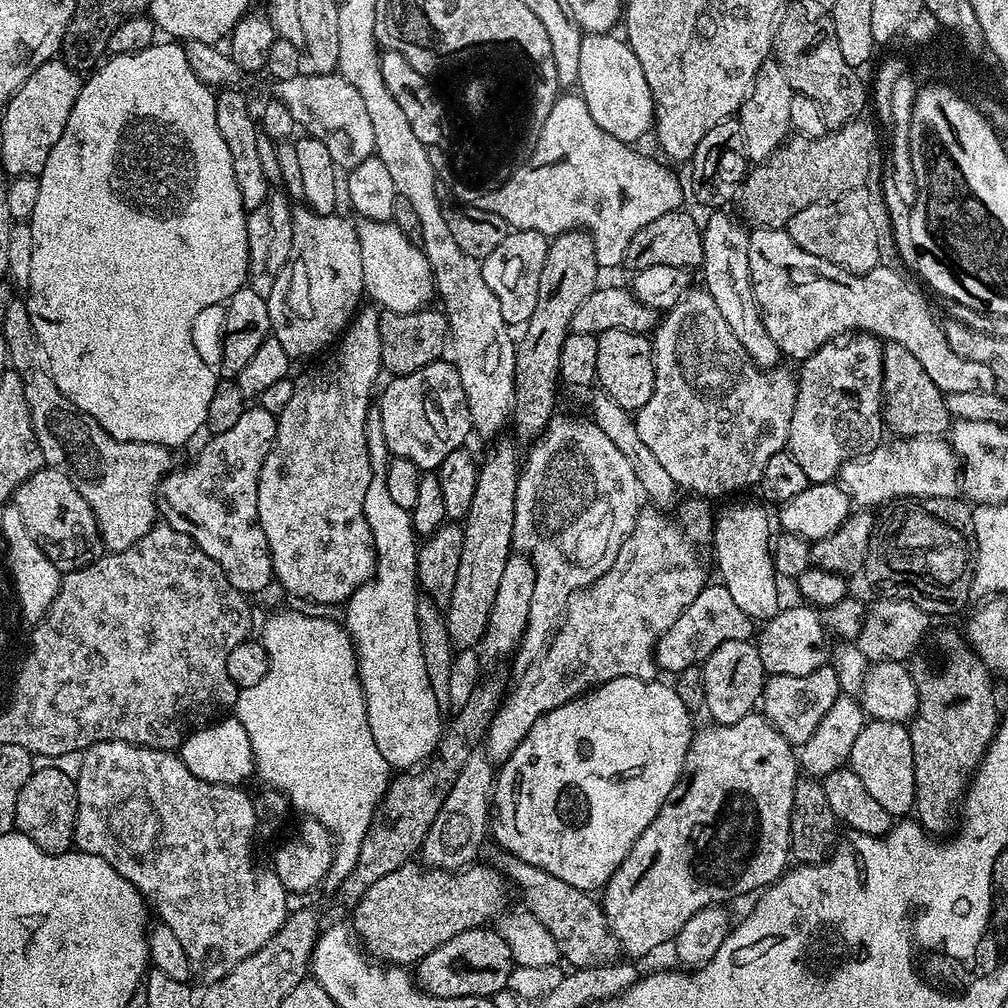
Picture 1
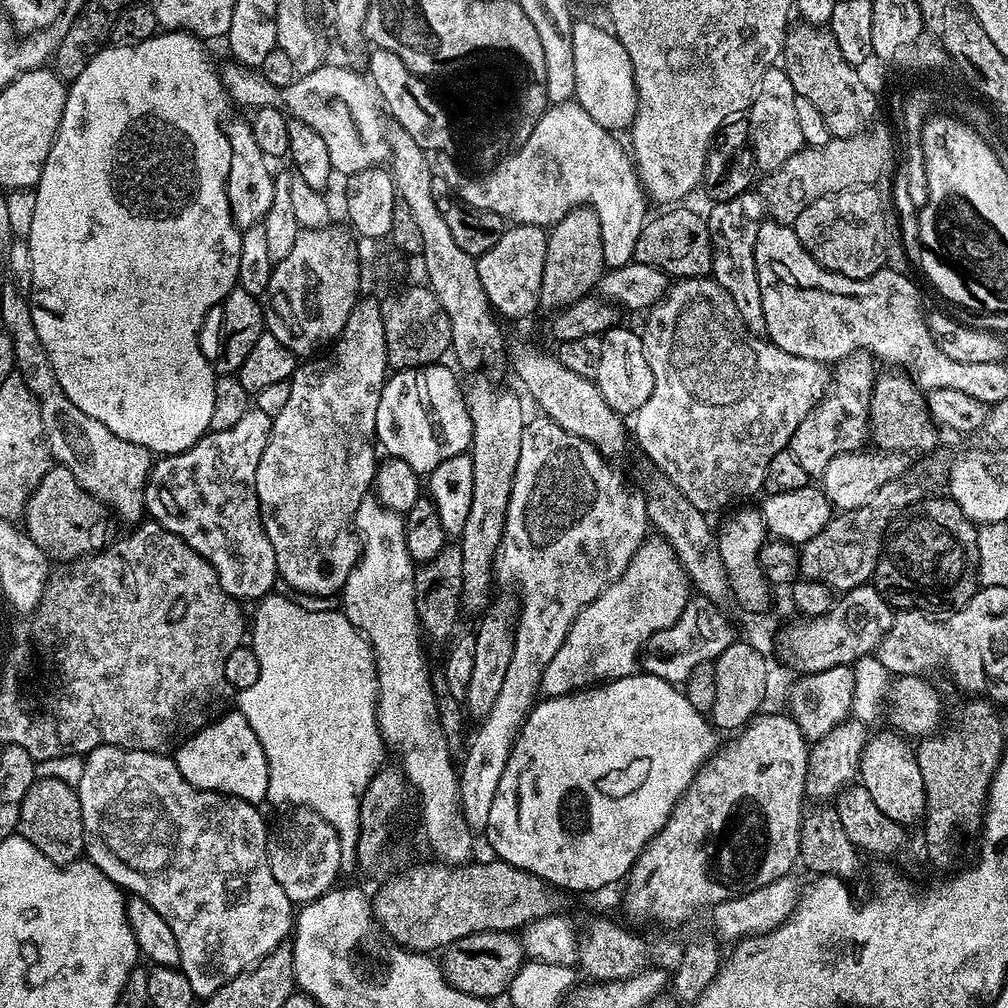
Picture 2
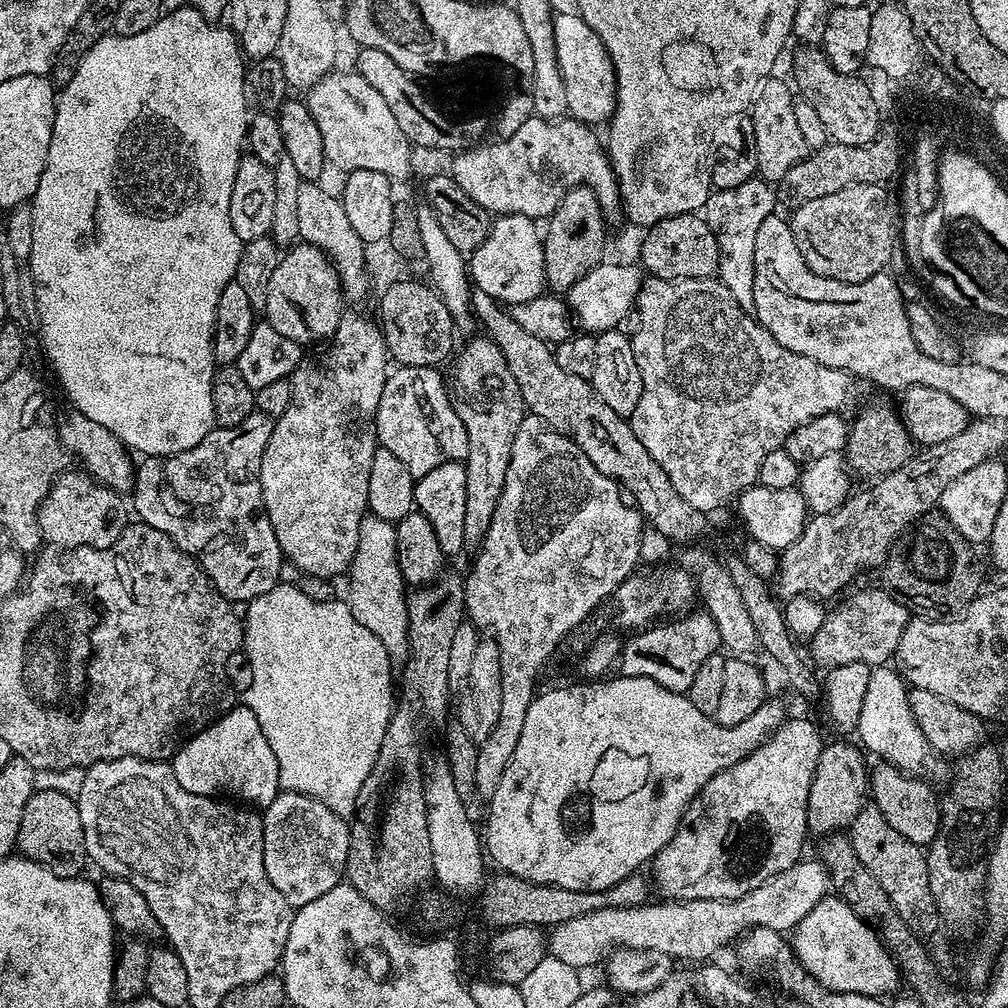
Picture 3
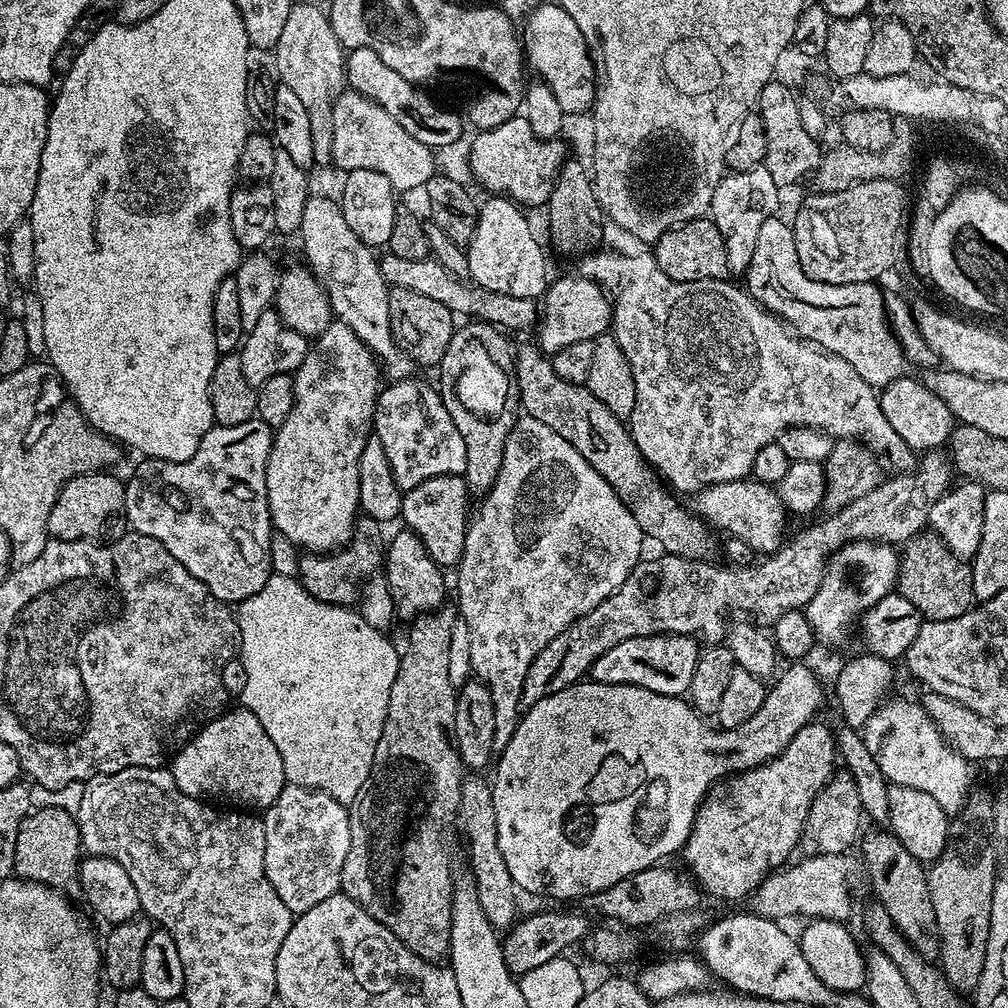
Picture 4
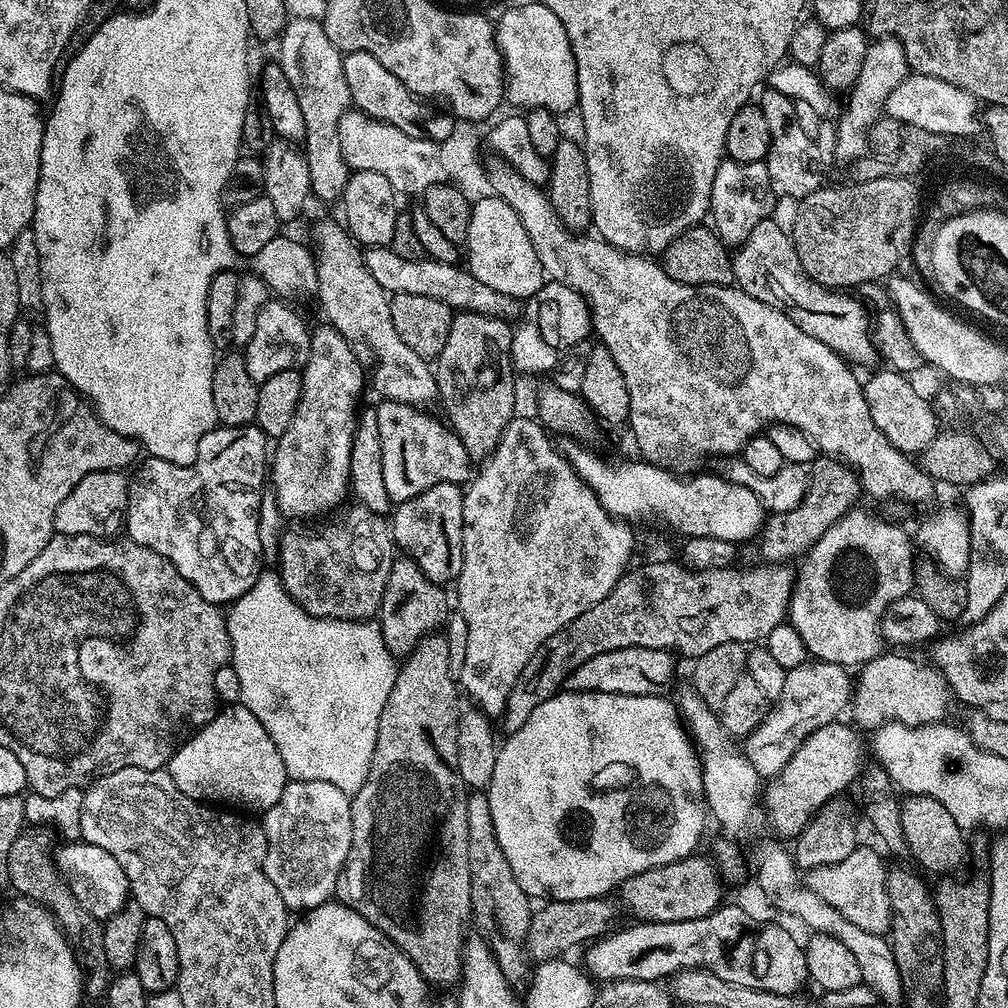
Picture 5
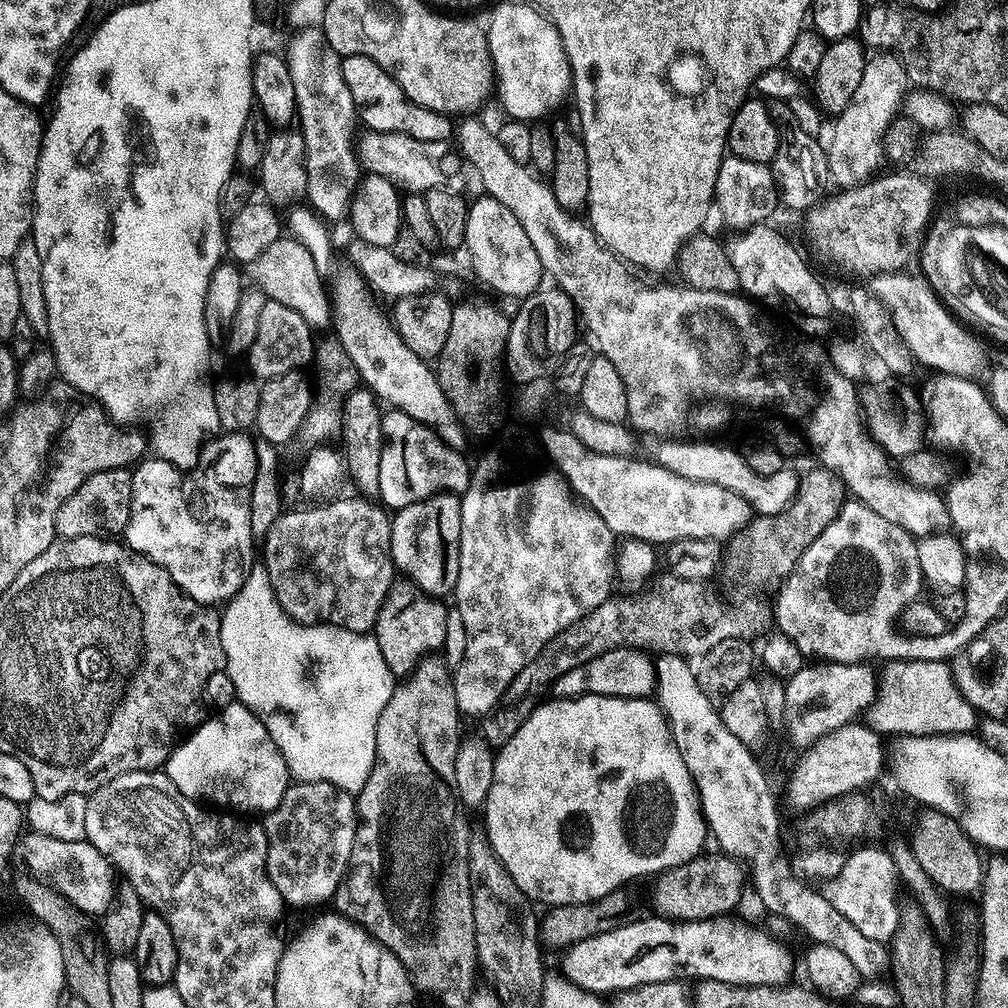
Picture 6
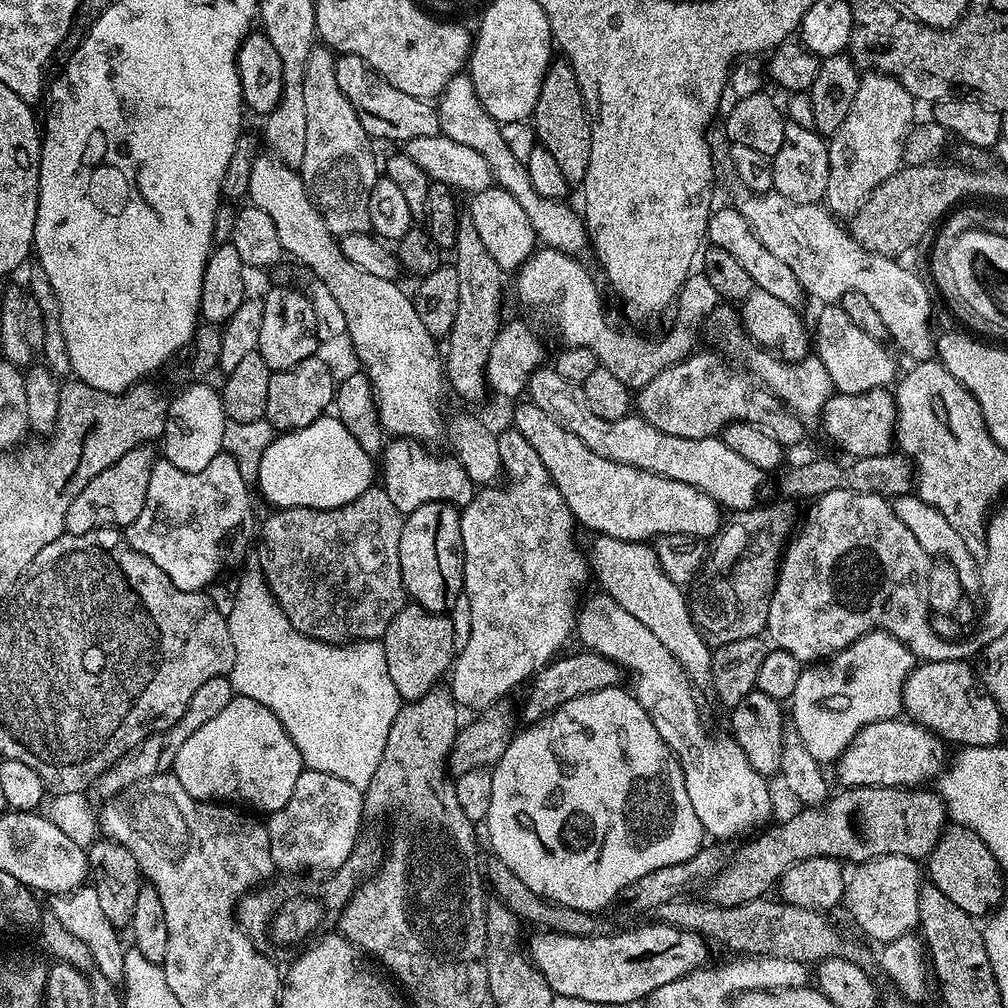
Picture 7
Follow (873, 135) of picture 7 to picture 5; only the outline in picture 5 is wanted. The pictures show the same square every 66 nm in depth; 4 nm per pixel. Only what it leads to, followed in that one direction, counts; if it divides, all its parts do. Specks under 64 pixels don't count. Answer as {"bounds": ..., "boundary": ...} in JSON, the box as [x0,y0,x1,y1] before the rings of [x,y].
{"bounds":[836,34,910,162],"boundary":[[[884,34],[869,43],[866,50],[866,59],[862,62],[862,70],[859,72],[856,83],[850,92],[852,101],[849,104],[847,102],[846,110],[841,111],[838,123],[836,124],[840,124],[836,128],[836,152],[842,159],[852,162],[857,158],[863,157],[869,151],[868,129],[871,128],[874,121],[880,119],[882,113],[885,111],[887,96],[903,79],[909,76],[909,73],[910,69],[908,59],[906,58],[906,50],[900,39],[891,34]]]}

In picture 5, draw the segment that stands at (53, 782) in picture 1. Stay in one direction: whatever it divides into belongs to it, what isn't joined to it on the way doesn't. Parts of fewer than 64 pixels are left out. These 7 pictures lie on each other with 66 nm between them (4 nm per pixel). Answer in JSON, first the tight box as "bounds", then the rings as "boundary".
{"bounds":[8,826,110,997],"boundary":[[[44,826],[25,830],[20,833],[14,846],[10,846],[8,884],[11,887],[16,887],[20,891],[17,893],[21,897],[44,905],[56,917],[57,923],[63,928],[65,935],[74,941],[79,955],[82,957],[82,964],[86,969],[87,995],[103,997],[107,993],[110,983],[110,969],[102,946],[103,923],[95,920],[82,906],[82,902],[78,902],[78,898],[74,898],[70,886],[65,882],[57,867],[54,848],[52,850],[52,836],[47,830],[49,829]]]}

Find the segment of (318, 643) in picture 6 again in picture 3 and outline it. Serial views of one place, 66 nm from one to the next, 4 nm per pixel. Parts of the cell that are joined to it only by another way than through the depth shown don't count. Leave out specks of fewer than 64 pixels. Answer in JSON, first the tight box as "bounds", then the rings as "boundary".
{"bounds":[242,584,394,818],"boundary":[[[275,584],[266,594],[258,594],[258,598],[247,601],[248,613],[243,613],[242,627],[244,630],[243,651],[254,654],[252,665],[254,666],[254,682],[242,693],[243,703],[250,710],[254,710],[254,718],[258,718],[258,726],[262,726],[262,734],[266,734],[266,742],[270,742],[270,750],[274,750],[274,758],[278,758],[278,778],[283,791],[297,792],[314,796],[317,800],[323,800],[334,814],[348,818],[356,811],[356,799],[358,790],[366,782],[374,762],[378,758],[378,750],[382,746],[382,738],[388,729],[388,723],[392,717],[394,707],[394,680],[392,684],[392,668],[394,662],[389,658],[386,646],[354,618],[354,614],[348,609],[347,603],[340,600],[315,600],[303,592],[303,587],[295,584]]]}

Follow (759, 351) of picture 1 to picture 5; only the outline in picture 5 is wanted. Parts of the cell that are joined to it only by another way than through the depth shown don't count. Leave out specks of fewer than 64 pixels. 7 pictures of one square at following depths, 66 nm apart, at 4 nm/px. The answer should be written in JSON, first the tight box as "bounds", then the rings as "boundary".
{"bounds":[710,158,778,246],"boundary":[[[725,158],[720,161],[718,174],[714,174],[710,205],[711,227],[725,246],[745,244],[754,226],[773,215],[772,207],[775,206],[776,200],[778,201],[778,196],[772,191],[768,165],[764,160],[739,164],[737,160]]]}

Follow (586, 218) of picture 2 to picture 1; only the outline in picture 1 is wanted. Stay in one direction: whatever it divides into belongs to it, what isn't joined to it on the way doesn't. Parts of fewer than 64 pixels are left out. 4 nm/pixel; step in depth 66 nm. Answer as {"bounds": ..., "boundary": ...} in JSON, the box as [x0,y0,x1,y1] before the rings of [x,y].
{"bounds":[514,231,602,442],"boundary":[[[587,231],[564,232],[549,243],[546,262],[542,262],[542,278],[538,278],[538,303],[528,323],[523,325],[521,332],[524,333],[516,340],[514,428],[516,424],[517,441],[532,442],[543,436],[548,421],[557,411],[556,384],[561,383],[562,342],[566,342],[575,312],[601,283],[600,275],[602,269]]]}

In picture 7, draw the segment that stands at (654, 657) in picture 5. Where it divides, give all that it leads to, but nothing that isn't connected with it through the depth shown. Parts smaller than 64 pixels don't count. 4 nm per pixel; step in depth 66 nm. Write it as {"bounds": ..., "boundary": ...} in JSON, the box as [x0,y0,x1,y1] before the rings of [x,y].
{"bounds":[522,650,622,722],"boundary":[[[579,650],[573,656],[557,655],[548,661],[539,672],[531,677],[530,683],[527,685],[528,693],[524,696],[524,712],[522,708],[522,716],[525,721],[535,722],[547,716],[549,712],[553,712],[559,704],[570,702],[570,698],[578,698],[582,694],[590,694],[594,690],[606,690],[607,688],[617,687],[621,683],[620,675],[622,669],[614,661],[608,660],[604,656],[600,656],[596,651]]]}

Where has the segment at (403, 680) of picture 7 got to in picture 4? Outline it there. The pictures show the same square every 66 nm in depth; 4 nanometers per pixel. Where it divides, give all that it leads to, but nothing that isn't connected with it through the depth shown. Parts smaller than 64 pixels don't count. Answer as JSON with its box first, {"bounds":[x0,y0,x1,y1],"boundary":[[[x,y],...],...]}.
{"bounds":[382,530,445,622],"boundary":[[[399,530],[389,539],[386,551],[382,557],[382,578],[387,581],[390,590],[390,598],[394,602],[397,621],[411,622],[424,612],[433,612],[441,607],[444,600],[444,576],[445,569],[430,558],[428,547],[424,545],[417,532],[411,530]]]}

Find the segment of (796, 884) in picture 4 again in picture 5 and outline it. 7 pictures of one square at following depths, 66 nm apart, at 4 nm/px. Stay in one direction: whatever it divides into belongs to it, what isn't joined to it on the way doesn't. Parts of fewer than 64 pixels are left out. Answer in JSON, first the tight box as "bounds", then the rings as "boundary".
{"bounds":[806,846,892,936],"boundary":[[[858,846],[842,862],[823,864],[807,873],[806,887],[822,900],[828,902],[834,910],[854,922],[861,930],[870,930],[870,934],[884,936],[892,926],[892,907],[888,897],[888,872],[880,861],[880,856],[872,848]]]}

